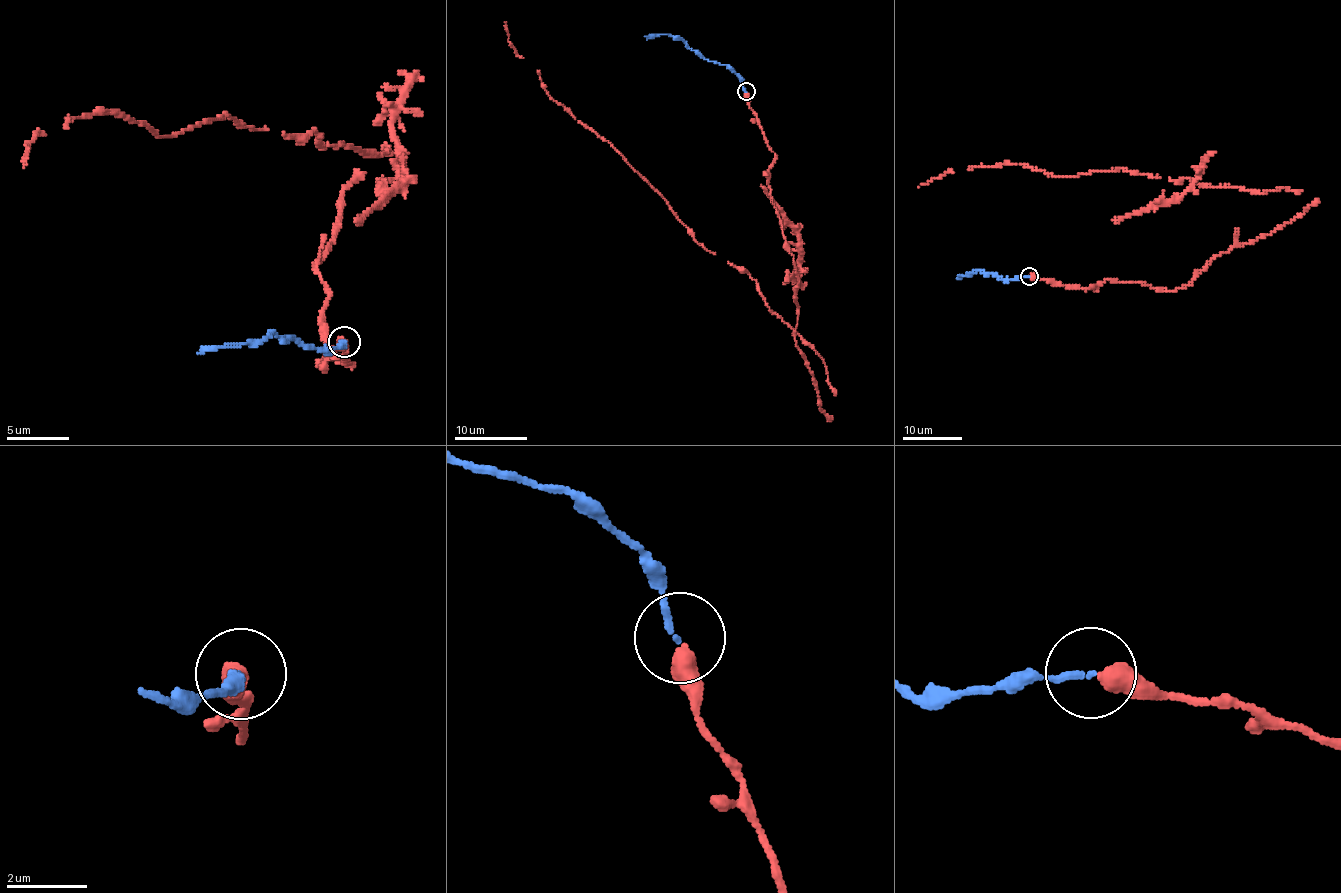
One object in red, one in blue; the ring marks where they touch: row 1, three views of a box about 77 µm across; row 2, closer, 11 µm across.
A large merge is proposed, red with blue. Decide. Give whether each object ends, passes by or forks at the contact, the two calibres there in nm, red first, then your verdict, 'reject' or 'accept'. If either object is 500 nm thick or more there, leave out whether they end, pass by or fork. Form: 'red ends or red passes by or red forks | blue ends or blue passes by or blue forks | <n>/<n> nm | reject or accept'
red ends | blue ends | 460/140 nm | accept

